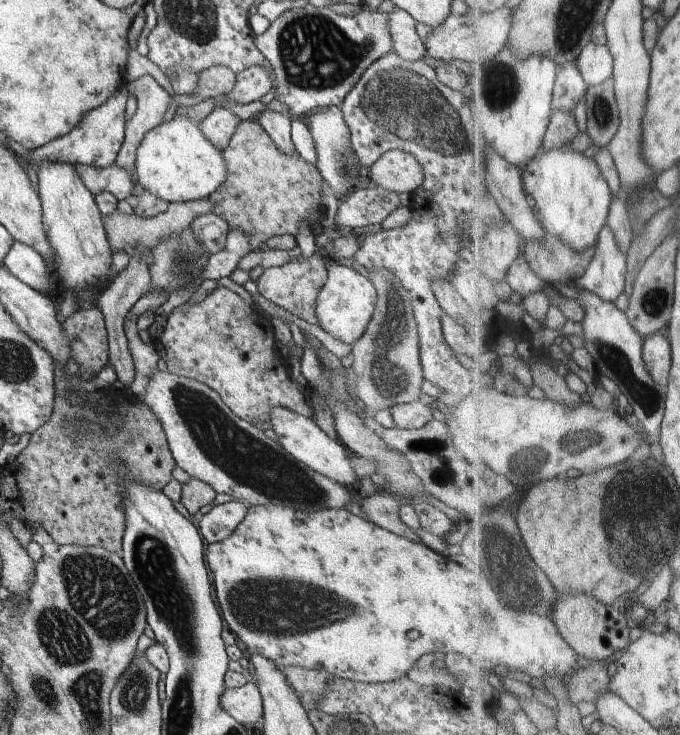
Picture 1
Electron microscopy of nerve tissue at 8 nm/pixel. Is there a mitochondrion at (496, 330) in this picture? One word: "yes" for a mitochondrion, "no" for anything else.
no

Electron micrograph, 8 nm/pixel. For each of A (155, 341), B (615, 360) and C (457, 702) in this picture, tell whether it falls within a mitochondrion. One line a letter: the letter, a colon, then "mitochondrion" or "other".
A: other
B: mitochondrion
C: other

